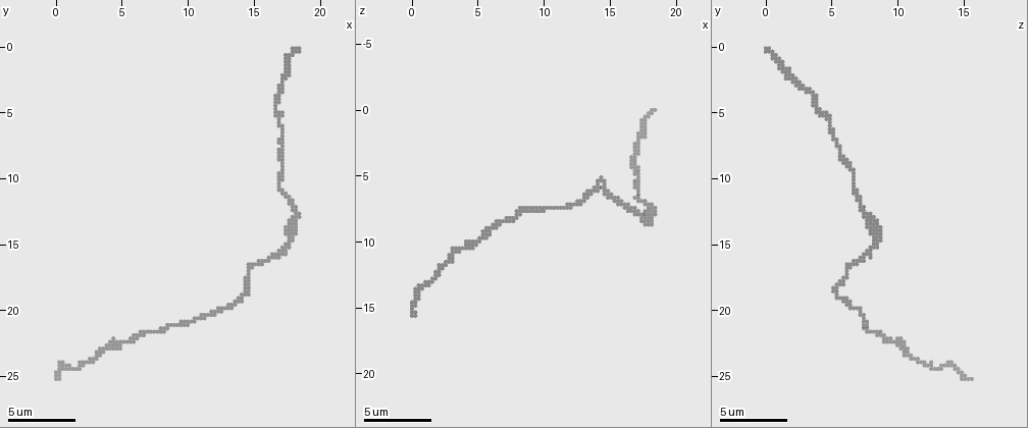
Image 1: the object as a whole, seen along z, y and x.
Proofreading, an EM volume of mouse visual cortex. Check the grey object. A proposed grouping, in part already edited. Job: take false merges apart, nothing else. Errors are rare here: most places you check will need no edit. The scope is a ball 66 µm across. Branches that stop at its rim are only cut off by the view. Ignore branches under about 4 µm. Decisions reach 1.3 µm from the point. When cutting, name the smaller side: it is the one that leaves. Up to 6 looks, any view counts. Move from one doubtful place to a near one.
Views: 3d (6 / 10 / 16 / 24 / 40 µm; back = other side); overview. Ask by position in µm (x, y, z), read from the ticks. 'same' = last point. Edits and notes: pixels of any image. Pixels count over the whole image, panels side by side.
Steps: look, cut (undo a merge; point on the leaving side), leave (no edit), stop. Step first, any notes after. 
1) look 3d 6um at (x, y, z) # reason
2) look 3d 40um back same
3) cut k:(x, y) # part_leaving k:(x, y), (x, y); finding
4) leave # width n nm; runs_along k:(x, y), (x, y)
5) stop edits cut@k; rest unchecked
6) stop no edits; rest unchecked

look 3d 10um at (17.0, 8.0, 5.8) # thick turns thin

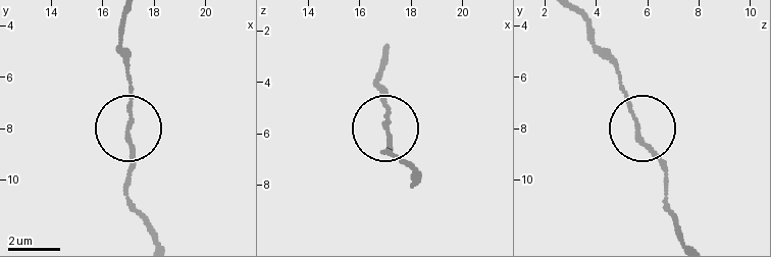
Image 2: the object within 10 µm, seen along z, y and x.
leave # one cell here

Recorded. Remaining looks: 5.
look 3d 10um at (18.2, 12.6, 7.6) # calibre changes

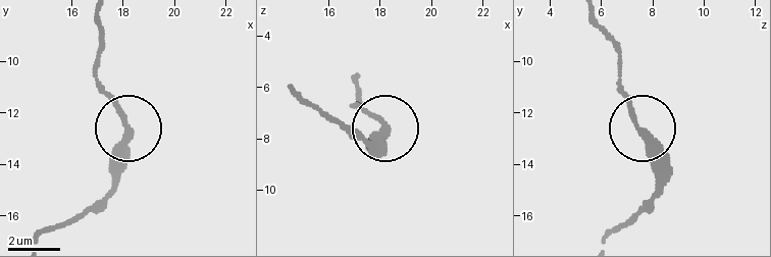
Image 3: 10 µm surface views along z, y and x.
leave # runs_along 3:(38, 240), (88, 209), (112, 183), (123, 123), (97, 86); continuous, no second cell

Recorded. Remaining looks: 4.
look 3d 6um at (17.0, 3.0, 2.8) # thick turns thin

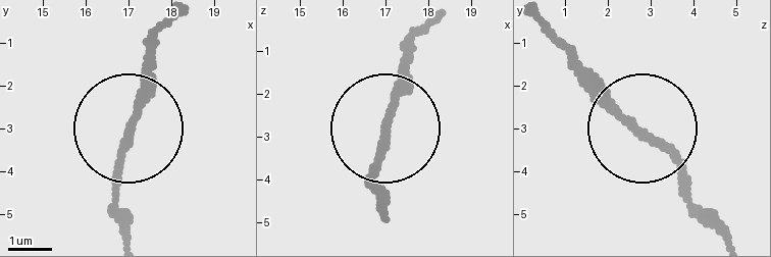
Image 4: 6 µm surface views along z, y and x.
leave # runs_along 4:(380, 213), (369, 169), (403, 45); one cell here

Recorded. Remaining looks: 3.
stop no edits; rest unchecked

